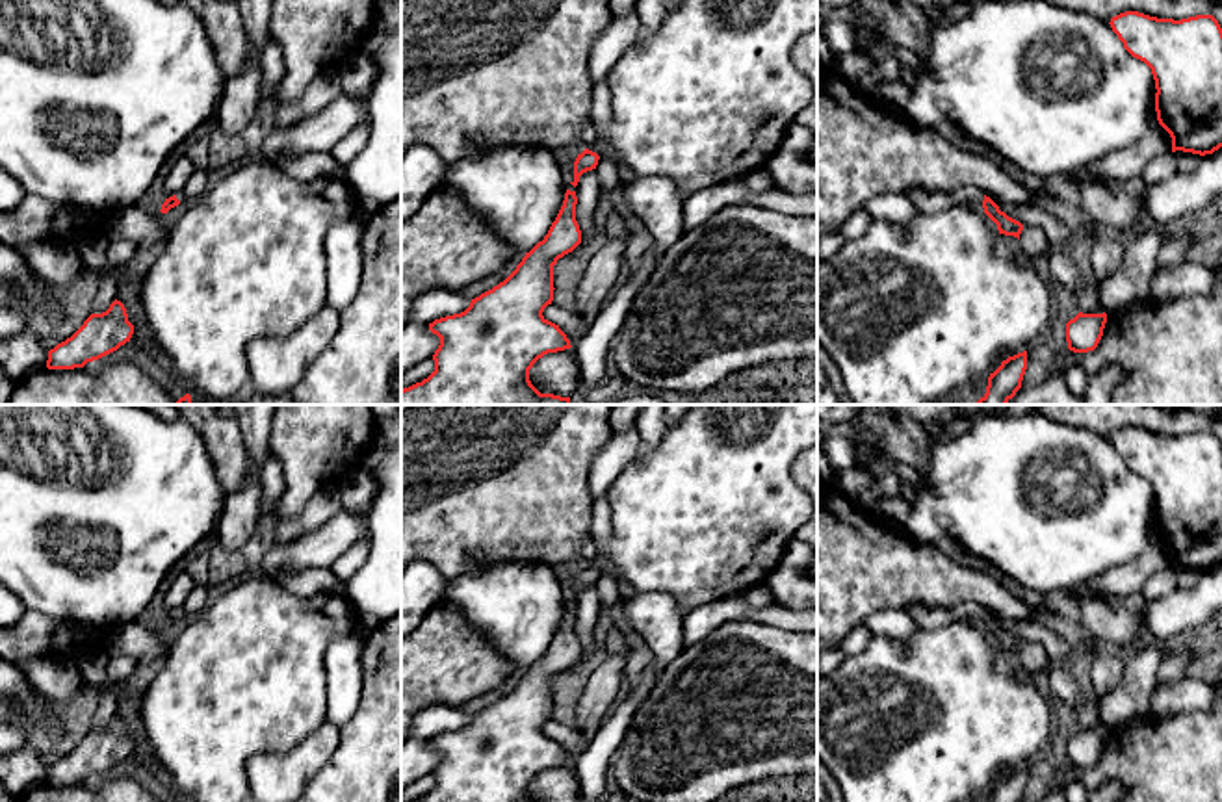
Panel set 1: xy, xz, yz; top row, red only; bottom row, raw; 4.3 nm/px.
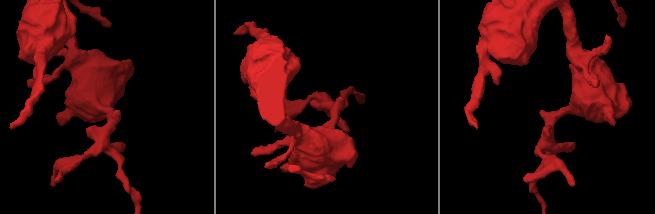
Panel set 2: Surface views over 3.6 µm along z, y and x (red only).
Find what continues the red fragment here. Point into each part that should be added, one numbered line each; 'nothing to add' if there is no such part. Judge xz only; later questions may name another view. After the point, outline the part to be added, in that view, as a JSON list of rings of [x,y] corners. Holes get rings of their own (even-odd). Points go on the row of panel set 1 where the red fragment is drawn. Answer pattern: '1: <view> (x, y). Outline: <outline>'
1: xz (600, 114). Outline: [[[605,78],[592,85],[591,123],[594,141],[587,149],[602,156],[605,152],[604,132],[611,123],[611,93]]]

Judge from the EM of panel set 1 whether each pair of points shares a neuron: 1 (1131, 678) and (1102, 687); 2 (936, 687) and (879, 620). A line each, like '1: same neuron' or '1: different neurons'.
1: different neurons
2: different neurons

